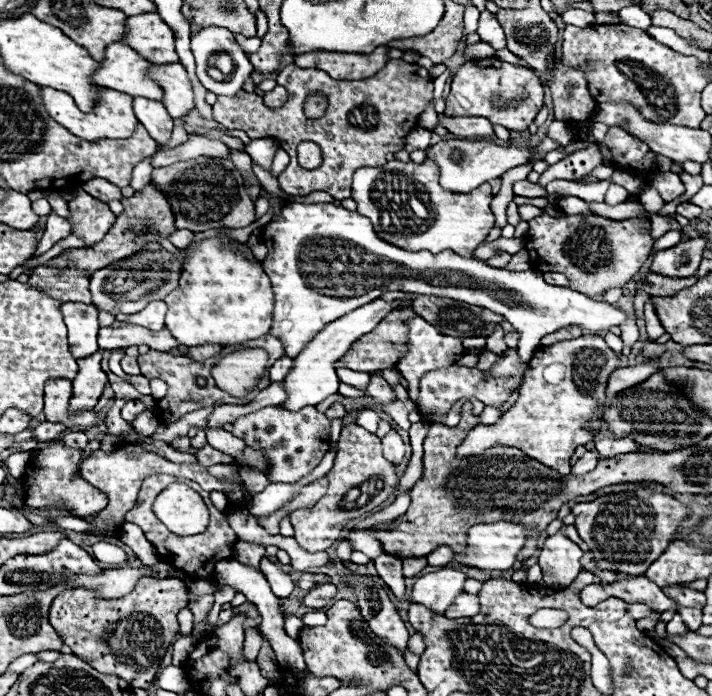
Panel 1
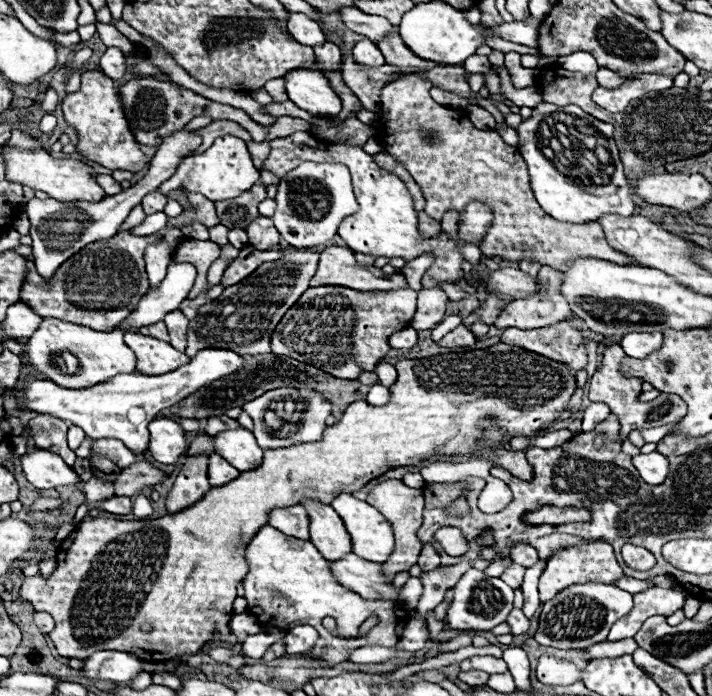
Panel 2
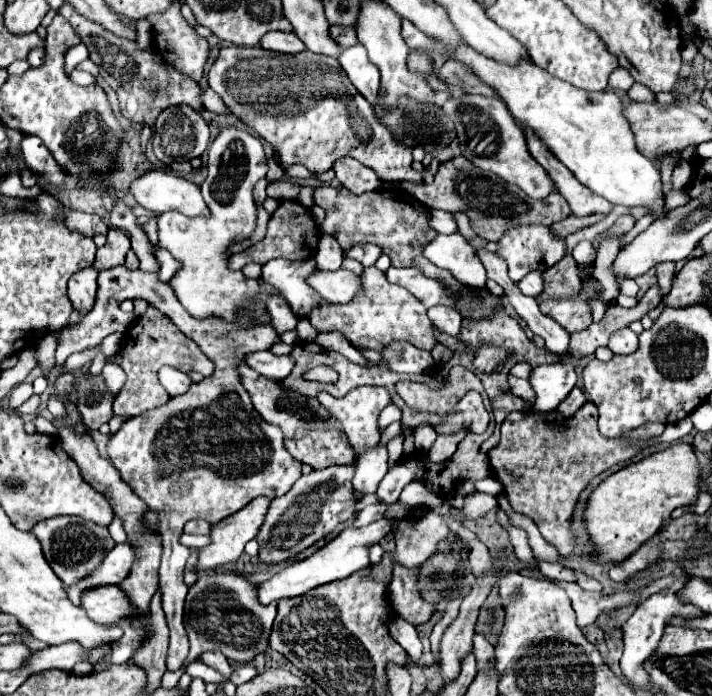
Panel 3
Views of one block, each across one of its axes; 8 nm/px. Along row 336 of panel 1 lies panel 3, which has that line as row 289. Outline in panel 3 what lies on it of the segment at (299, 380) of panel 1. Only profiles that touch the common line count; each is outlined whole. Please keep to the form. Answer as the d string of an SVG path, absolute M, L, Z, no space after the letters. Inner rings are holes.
M314 270L306 280L326 302L332 304L344 304L346 300L352 300L356 292L360 290L360 276L356 276L350 270Z

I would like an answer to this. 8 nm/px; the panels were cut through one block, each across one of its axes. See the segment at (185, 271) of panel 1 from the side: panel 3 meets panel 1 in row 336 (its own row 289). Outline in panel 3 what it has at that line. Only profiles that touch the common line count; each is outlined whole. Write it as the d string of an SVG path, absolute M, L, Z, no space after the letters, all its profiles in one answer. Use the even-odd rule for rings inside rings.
M226 126L210 144L206 168L208 176L202 184L202 194L212 214L208 218L192 220L178 212L166 212L158 218L160 248L168 250L176 260L182 262L180 272L170 280L178 300L196 318L214 314L244 326L254 326L250 312L254 310L256 302L264 302L268 314L272 316L270 324L276 328L278 334L286 330L296 330L298 318L284 298L262 292L260 280L248 280L242 272L234 272L228 268L228 246L246 240L256 228L256 204L252 198L252 188L268 172L262 140L252 136L242 126Z

